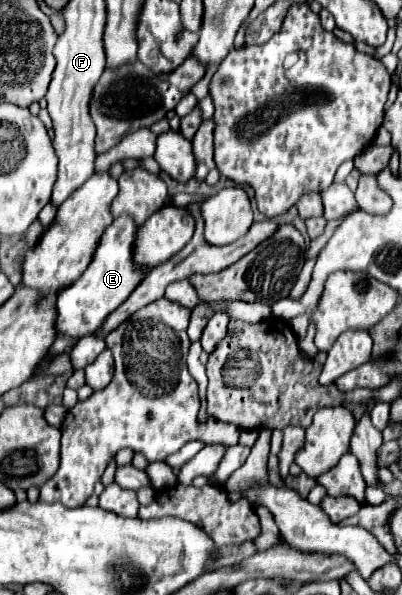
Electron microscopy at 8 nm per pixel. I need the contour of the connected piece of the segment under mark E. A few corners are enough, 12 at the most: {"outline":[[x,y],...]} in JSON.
{"outline":[[136,223],[106,227],[84,275],[56,299],[56,337],[102,329],[142,281]]}

